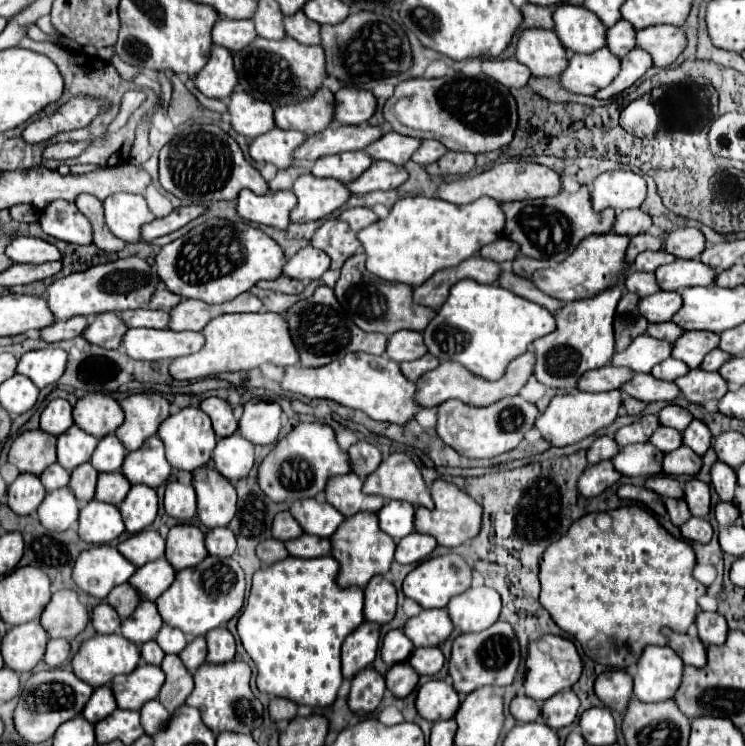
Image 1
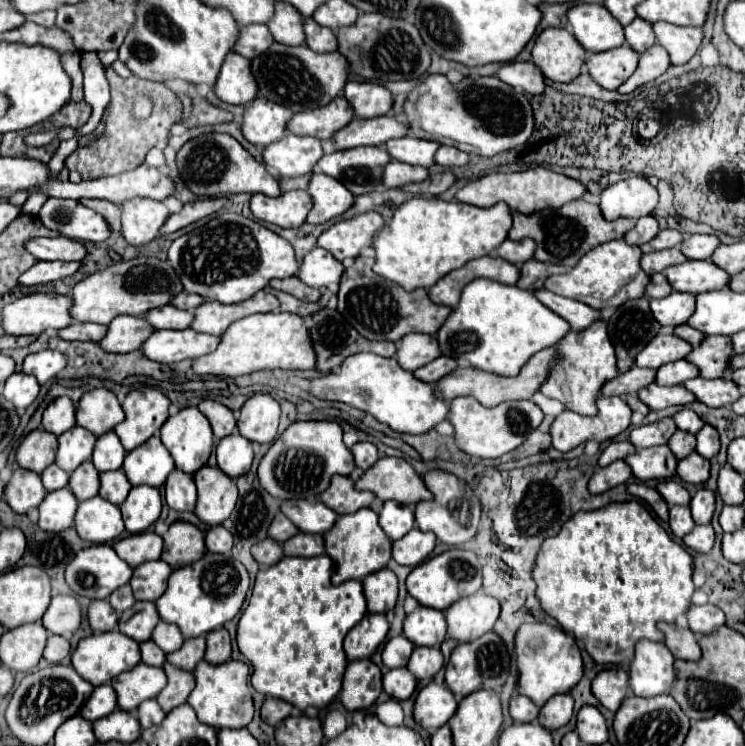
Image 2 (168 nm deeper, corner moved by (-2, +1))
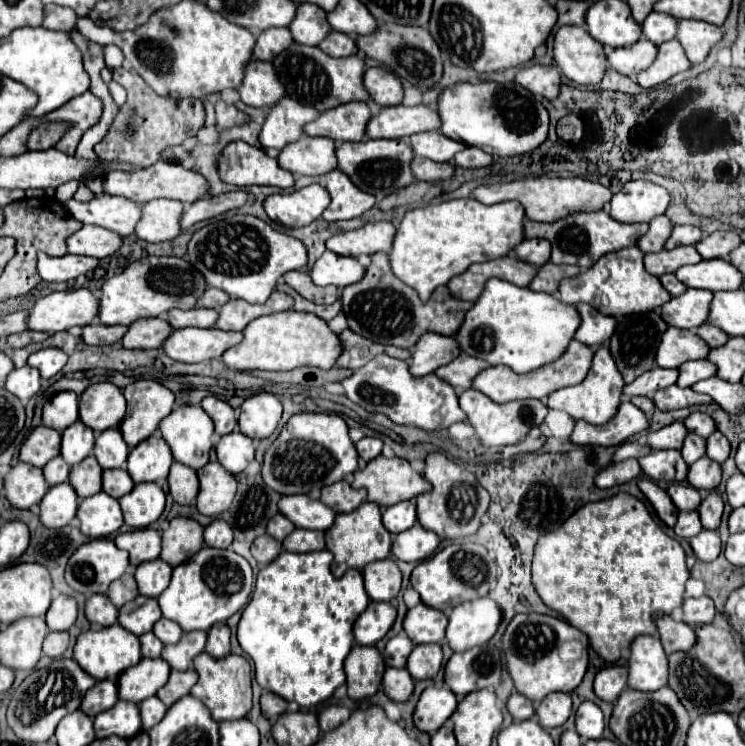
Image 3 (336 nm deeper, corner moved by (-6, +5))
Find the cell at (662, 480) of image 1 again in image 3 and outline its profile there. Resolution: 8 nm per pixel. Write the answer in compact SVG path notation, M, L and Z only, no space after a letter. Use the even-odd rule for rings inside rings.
M672 483L668 493L680 511L696 511L700 507L700 493L688 483Z

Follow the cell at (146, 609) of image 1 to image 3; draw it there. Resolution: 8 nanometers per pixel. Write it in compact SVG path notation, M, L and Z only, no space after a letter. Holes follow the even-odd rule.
M138 595L118 611L118 623L134 635L152 631L152 625L162 617L158 601Z

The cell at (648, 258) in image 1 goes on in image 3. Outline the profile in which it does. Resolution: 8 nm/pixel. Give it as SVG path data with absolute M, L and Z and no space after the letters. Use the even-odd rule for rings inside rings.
M678 247L672 251L660 251L660 253L646 253L644 255L644 267L648 273L660 277L664 273L676 273L682 265L688 263L700 263L702 257L694 247Z

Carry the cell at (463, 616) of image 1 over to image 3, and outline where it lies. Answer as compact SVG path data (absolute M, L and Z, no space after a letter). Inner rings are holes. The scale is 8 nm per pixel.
M490 597L466 601L454 607L446 629L448 645L454 653L462 653L488 643L500 625L500 617L502 611Z

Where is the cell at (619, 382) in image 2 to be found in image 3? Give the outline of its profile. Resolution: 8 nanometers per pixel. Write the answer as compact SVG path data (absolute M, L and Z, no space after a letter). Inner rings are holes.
M654 367L650 371L646 371L642 377L638 377L634 383L624 387L626 395L644 395L644 397L652 397L656 391L666 389L670 385L674 385L678 379L678 369L662 369L662 367Z

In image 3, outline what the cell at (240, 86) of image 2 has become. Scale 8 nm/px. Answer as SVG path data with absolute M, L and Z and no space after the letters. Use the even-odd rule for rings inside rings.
M250 61L246 65L246 77L238 93L242 101L252 107L272 107L286 97L286 89L274 71L274 65L266 61Z

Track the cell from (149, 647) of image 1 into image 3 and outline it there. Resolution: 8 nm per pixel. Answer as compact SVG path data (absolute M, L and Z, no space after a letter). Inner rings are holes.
M154 633L140 635L140 645L142 645L142 657L160 657L164 647L162 641Z

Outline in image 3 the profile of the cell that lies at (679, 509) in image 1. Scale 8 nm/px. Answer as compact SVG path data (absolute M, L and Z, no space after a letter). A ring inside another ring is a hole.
M680 513L678 515L678 521L676 521L676 527L674 527L674 533L682 539L690 539L694 535L698 535L702 531L702 525L700 525L700 517L698 513Z

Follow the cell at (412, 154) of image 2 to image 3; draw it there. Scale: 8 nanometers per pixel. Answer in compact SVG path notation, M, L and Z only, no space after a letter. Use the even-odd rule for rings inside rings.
M440 131L418 133L418 135L412 135L408 141L416 155L428 157L432 161L452 161L454 155L466 147L460 141L454 141L446 135L442 135Z

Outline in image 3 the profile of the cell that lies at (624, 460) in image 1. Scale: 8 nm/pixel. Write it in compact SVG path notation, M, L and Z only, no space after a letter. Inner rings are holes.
M664 449L664 451L652 451L650 455L638 459L642 471L654 479L654 481L674 481L682 483L686 481L688 465L684 463L680 451L674 449Z

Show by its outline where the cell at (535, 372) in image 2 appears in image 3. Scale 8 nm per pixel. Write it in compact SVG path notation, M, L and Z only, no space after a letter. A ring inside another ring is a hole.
M574 339L568 345L568 353L564 353L558 361L554 361L554 365L544 365L542 369L530 371L526 375L516 375L512 369L506 369L504 365L496 365L496 367L486 369L486 373L482 373L474 379L474 389L482 391L484 395L488 395L496 403L508 403L514 399L530 399L530 397L544 399L562 387L582 383L582 379L588 375L588 371L592 367L592 357L594 357L594 351L588 345Z

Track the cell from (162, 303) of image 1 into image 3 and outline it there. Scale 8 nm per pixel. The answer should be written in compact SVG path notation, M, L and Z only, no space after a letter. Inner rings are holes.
M210 287L210 289L206 289L202 301L198 301L198 307L214 307L214 309L220 309L228 301L230 301L230 295L226 295L222 289Z

